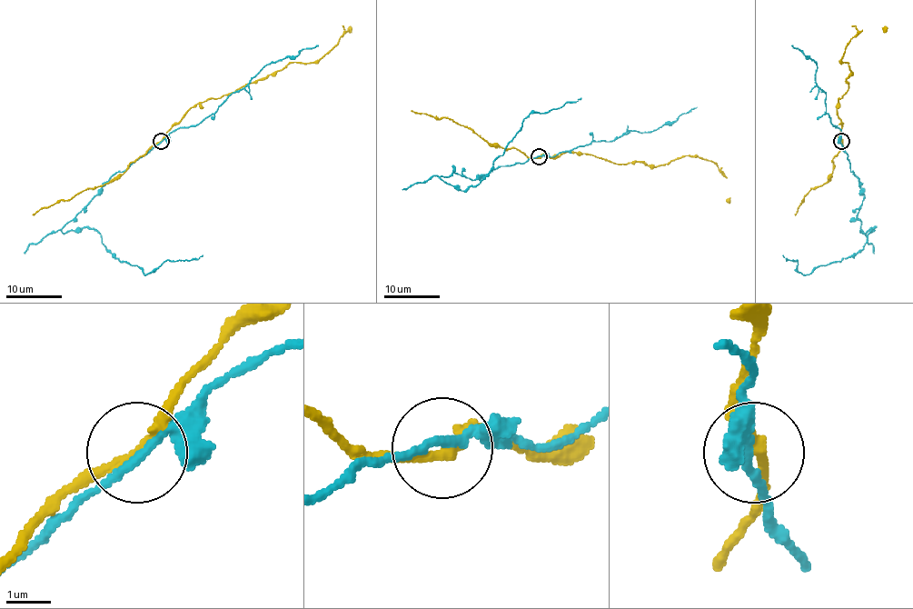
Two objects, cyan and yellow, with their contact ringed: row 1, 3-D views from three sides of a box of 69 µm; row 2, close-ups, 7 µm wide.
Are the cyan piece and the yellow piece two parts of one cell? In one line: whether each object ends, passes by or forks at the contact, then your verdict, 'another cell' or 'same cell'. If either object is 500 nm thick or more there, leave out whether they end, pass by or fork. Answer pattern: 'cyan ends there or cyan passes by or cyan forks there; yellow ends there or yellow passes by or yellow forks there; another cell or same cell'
cyan passes by; yellow passes by; another cell

